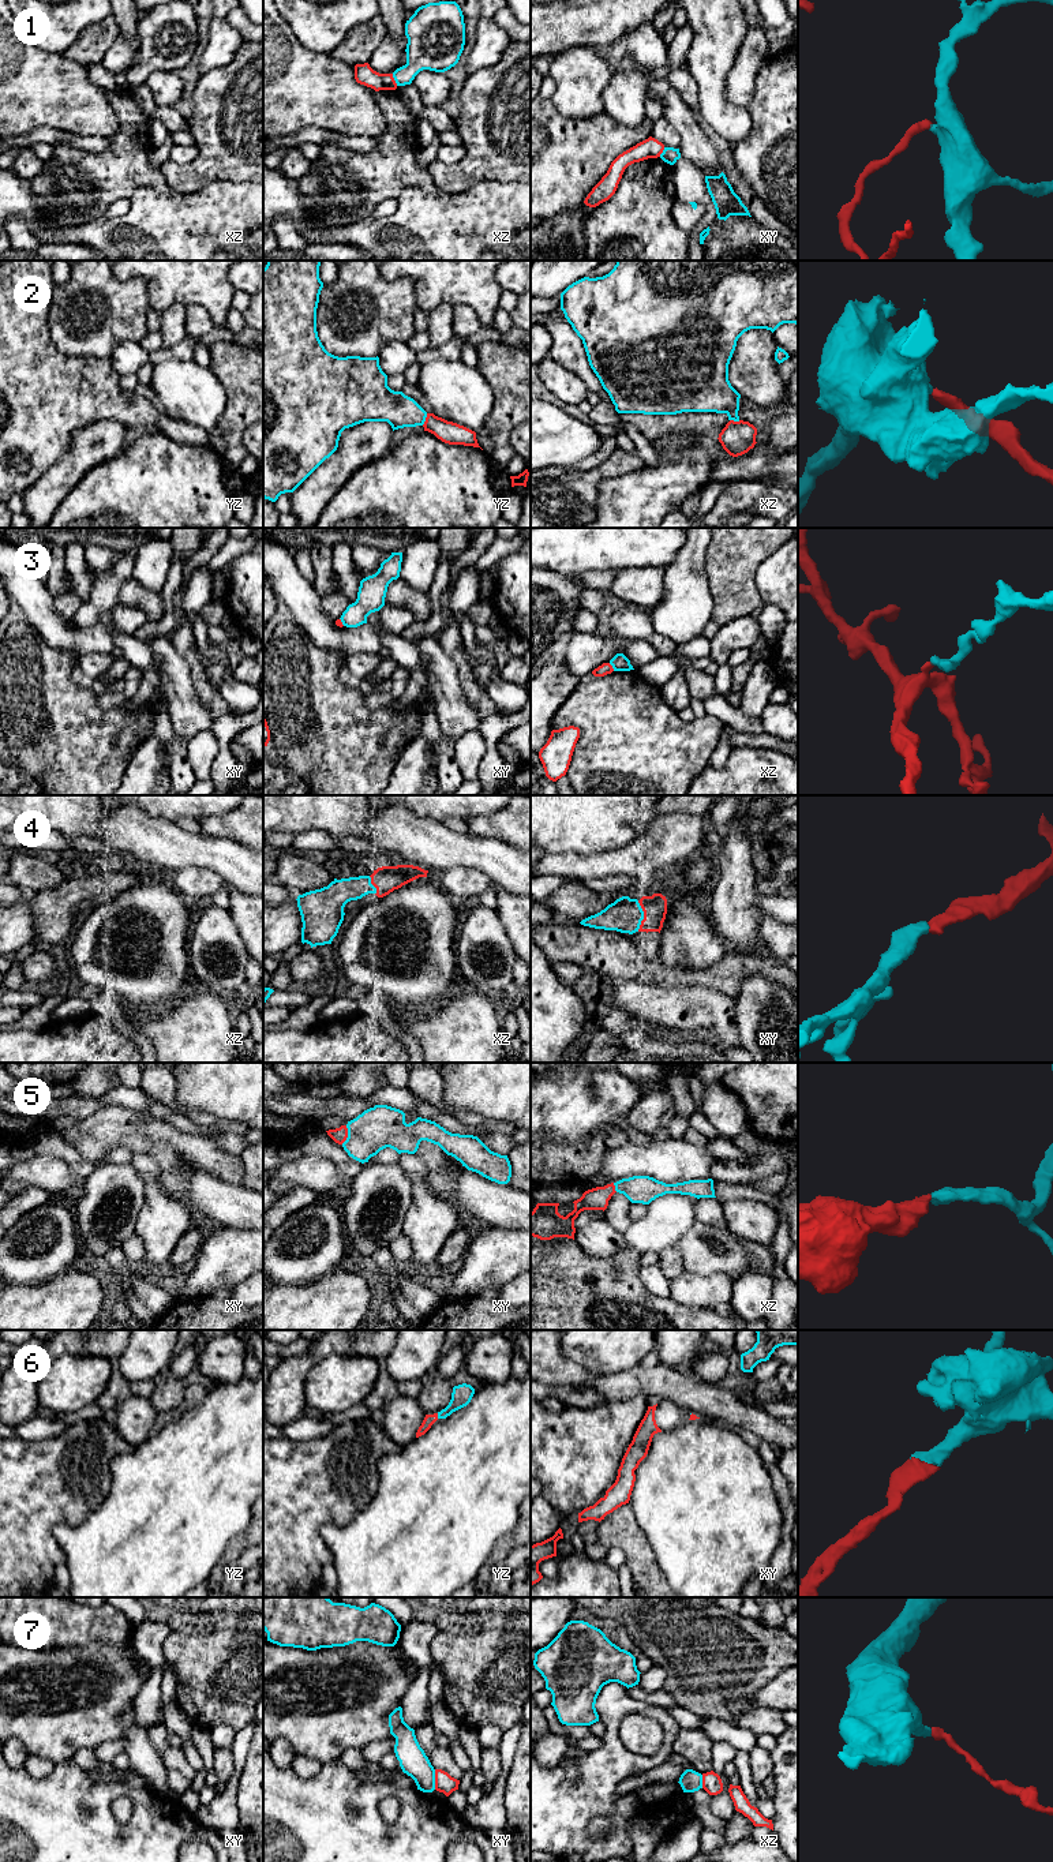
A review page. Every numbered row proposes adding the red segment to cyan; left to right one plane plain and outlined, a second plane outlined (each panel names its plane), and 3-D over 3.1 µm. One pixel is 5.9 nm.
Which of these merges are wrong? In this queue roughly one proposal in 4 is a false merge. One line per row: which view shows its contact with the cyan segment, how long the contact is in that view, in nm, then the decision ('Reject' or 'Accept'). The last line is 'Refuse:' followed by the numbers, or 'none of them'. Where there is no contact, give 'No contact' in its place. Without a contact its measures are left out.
1: Touches cyan in xz. Shared border 80 nm. Reject
2: Touches cyan in yz. Shared border 80 nm. Accept
3: Touches cyan in xz. Shared border 60 nm. Reject
4: Touches cyan in xy. Shared border 180 nm. Accept
5: Touches cyan in xy. Shared border 120 nm. Accept
6: Touches cyan in yz. Shared border 30 nm. Accept
7: Touches cyan in xy. Shared border 120 nm. Reject
Refuse: 1, 3, 7

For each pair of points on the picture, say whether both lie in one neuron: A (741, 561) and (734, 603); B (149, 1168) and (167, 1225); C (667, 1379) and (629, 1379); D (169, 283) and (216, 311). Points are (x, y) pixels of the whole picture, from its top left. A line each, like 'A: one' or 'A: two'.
A: one
B: one
C: one
D: one

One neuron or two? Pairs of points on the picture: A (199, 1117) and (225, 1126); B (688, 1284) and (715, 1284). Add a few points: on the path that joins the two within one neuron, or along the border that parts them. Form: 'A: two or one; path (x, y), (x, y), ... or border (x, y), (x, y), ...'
A: one; path (206, 1119), (218, 1123)
B: one; path (694, 1284), (708, 1284)

